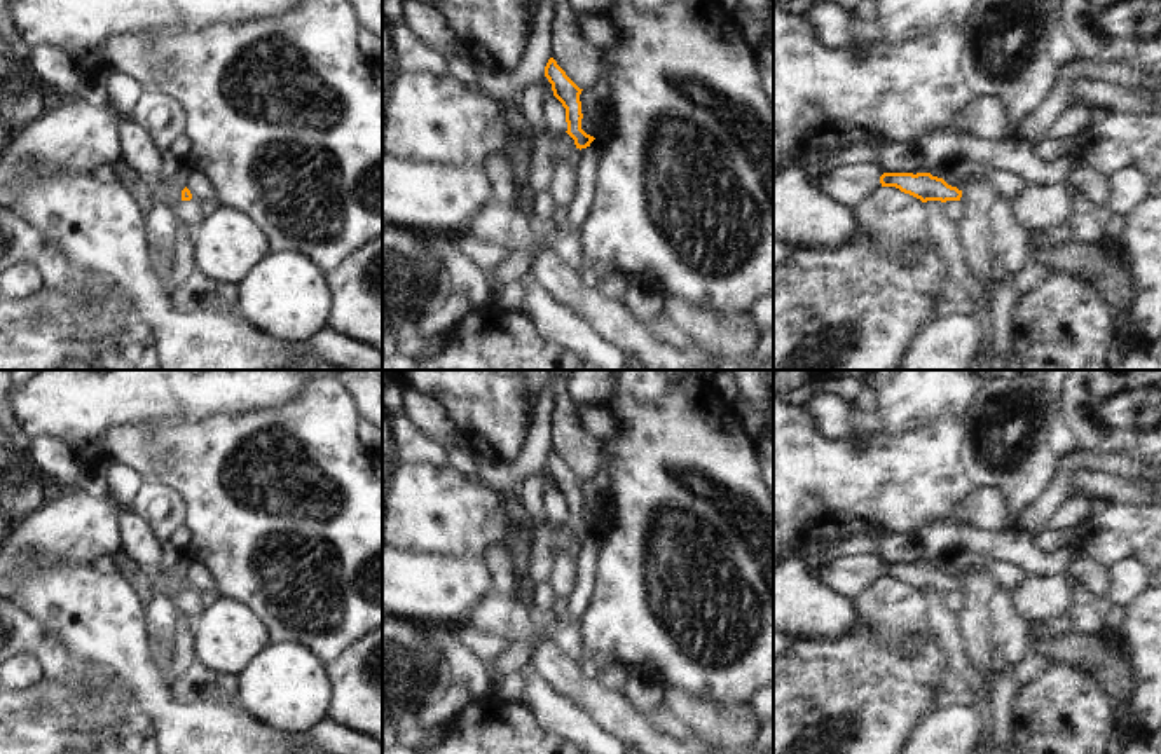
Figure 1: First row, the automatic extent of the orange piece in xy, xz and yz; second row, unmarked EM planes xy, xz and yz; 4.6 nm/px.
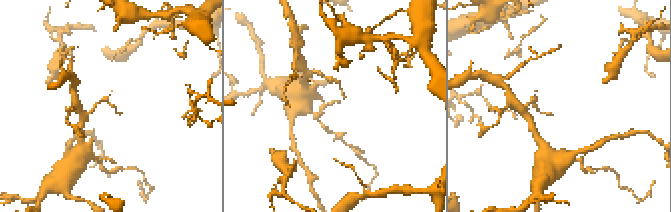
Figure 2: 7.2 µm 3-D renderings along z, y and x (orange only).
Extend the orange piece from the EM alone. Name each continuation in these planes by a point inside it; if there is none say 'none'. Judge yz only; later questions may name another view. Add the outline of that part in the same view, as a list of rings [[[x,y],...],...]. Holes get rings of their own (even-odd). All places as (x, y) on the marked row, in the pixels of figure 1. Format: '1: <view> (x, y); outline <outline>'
none

